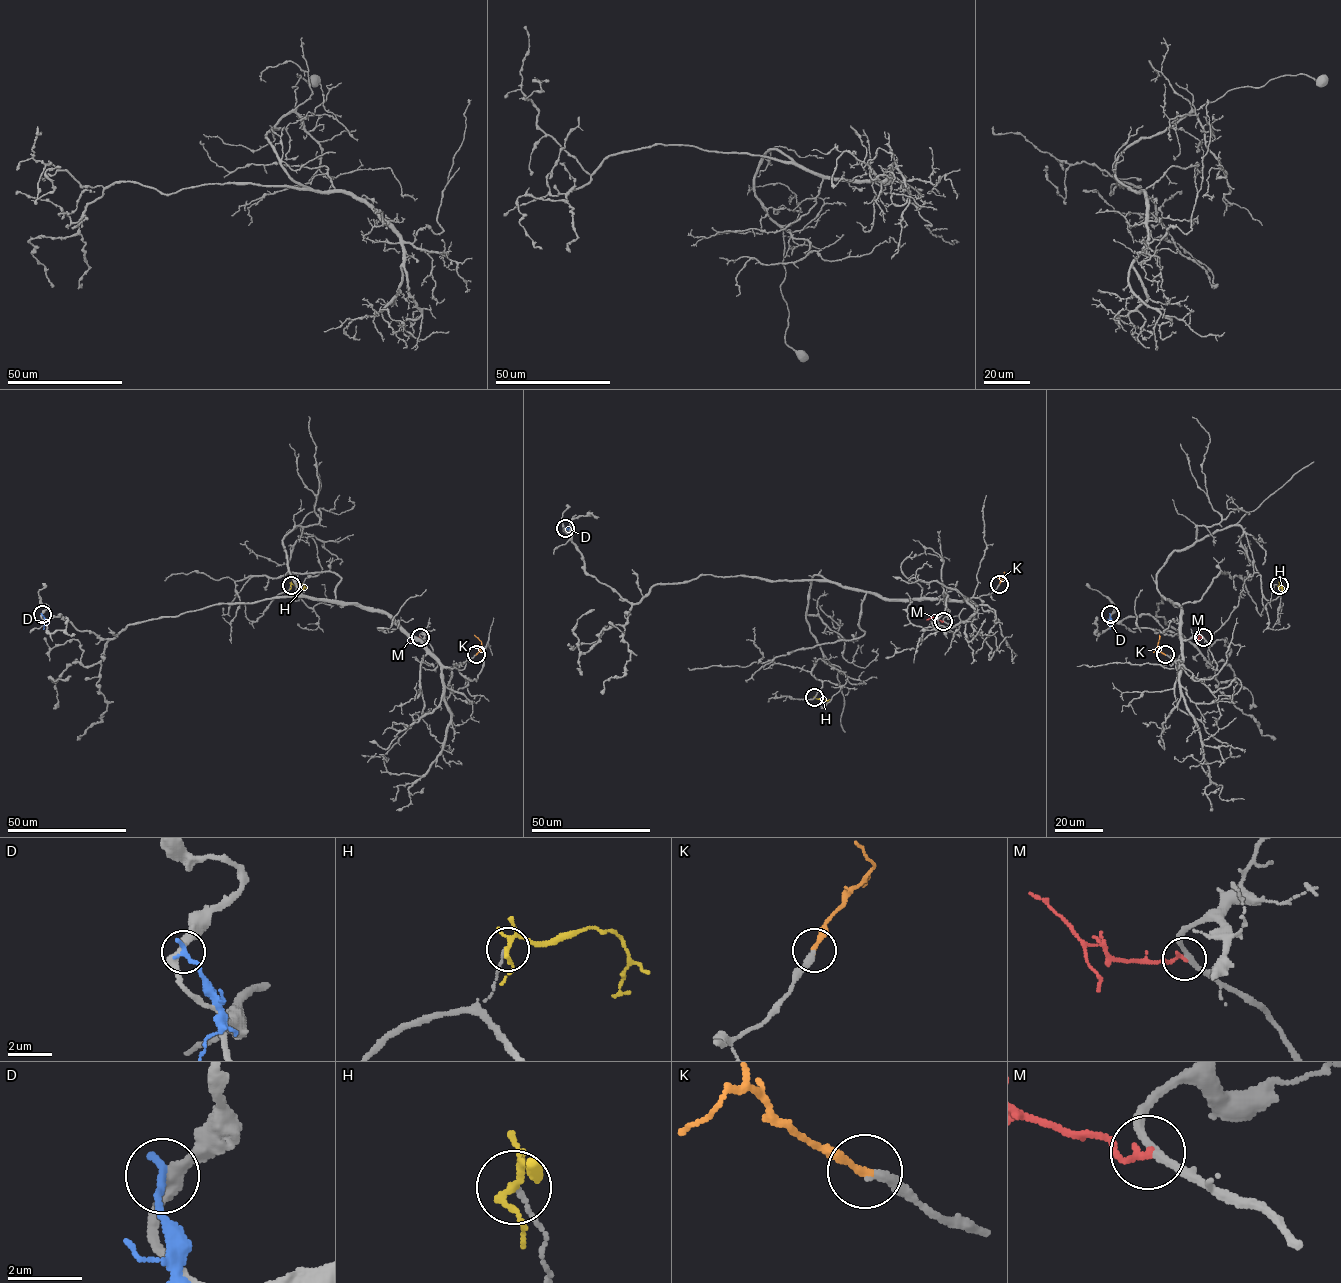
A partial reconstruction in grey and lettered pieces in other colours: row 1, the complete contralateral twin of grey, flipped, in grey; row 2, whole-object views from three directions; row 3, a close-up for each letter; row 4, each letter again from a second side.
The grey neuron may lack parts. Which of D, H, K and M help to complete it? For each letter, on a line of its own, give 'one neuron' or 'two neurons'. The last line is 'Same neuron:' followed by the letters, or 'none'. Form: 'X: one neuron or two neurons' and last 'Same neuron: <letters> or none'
D: two neurons
H: two neurons
K: one neuron
M: two neurons
Same neuron: K

